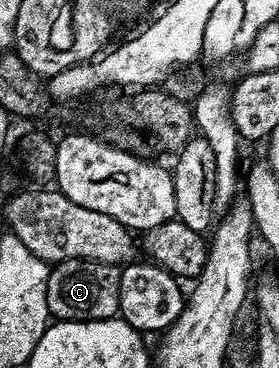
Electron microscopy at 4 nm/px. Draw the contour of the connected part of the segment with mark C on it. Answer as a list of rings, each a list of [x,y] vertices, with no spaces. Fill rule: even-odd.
[[[59,260],[51,267],[46,283],[48,310],[59,320],[113,320],[119,315],[120,274],[117,264],[95,260]]]

